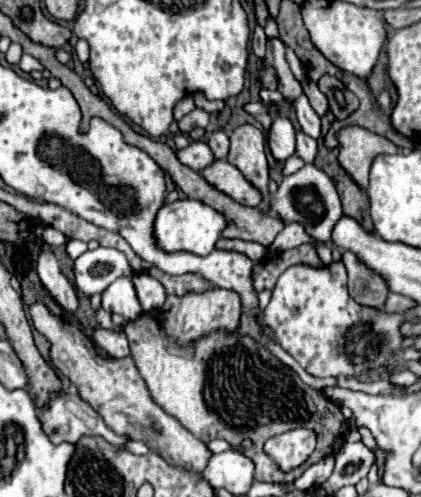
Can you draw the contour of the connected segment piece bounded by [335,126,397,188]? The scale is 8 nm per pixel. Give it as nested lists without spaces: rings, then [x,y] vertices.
[[[345,126],[335,132],[335,138],[339,142],[339,164],[361,188],[367,188],[369,184],[369,168],[373,158],[397,152],[397,146],[391,140],[361,126]]]

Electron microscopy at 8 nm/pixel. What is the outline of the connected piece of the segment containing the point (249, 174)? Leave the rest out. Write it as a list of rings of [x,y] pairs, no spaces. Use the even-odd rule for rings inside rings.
[[[243,124],[231,134],[231,148],[227,156],[229,164],[237,166],[247,180],[253,180],[253,186],[265,192],[269,182],[267,156],[265,156],[265,136],[251,124]]]

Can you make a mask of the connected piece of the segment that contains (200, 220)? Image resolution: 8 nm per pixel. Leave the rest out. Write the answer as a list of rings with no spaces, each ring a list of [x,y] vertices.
[[[177,200],[173,204],[165,204],[161,208],[161,212],[157,214],[157,220],[155,220],[155,238],[157,238],[157,244],[161,250],[165,252],[179,252],[179,250],[185,250],[185,252],[193,252],[197,256],[207,256],[209,252],[213,252],[217,240],[221,238],[221,232],[227,228],[229,220],[213,210],[211,206],[199,202],[199,200]]]

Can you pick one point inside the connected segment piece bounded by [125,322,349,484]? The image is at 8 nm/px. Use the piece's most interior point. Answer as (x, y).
(228, 386)

